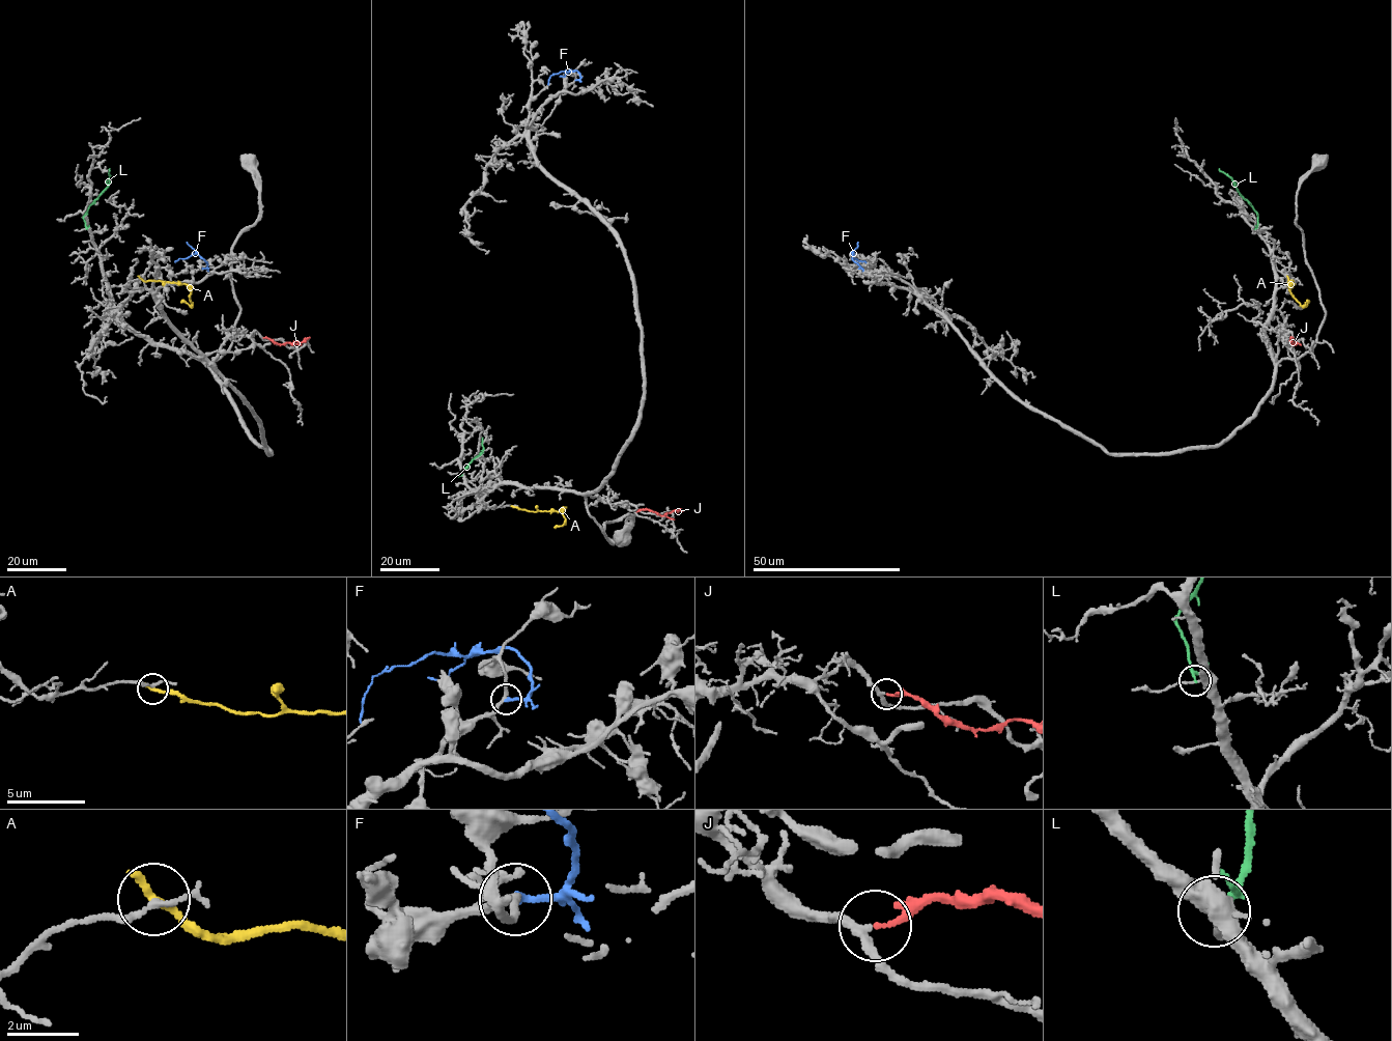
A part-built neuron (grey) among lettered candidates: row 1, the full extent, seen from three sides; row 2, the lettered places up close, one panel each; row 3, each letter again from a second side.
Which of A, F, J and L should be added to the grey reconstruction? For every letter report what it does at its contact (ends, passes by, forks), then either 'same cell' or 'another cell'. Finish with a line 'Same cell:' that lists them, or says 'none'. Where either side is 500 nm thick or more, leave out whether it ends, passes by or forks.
A: it ends | another cell
F: it ends | another cell
J: it ends | same cell
L: it passes by | another cell
Same cell: J

